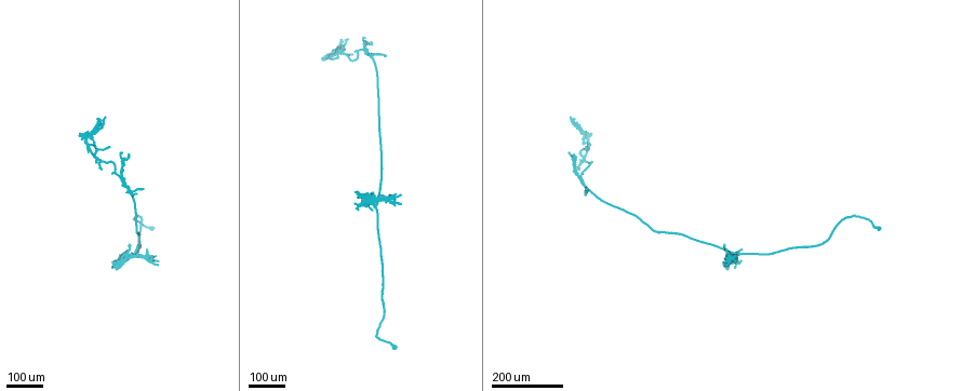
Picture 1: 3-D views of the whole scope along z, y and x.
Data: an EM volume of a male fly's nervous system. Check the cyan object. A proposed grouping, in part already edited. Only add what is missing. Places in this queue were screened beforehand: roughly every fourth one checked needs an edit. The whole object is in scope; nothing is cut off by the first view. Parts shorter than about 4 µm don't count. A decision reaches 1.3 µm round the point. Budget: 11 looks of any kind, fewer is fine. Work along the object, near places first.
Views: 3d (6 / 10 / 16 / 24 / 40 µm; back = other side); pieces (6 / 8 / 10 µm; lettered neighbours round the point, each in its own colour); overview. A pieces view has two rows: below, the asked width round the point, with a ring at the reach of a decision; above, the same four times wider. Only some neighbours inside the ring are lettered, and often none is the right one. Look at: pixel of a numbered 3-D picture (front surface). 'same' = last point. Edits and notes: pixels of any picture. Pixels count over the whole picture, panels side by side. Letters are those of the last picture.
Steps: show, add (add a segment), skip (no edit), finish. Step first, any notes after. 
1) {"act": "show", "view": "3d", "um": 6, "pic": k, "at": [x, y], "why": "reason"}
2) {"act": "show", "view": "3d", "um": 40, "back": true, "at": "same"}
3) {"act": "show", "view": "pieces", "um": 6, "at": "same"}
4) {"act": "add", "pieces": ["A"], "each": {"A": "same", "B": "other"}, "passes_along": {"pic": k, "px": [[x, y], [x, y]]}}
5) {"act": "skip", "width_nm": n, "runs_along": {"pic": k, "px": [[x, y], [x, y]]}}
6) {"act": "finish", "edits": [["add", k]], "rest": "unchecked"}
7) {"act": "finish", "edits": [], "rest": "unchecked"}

{"act": "show", "view": "3d", "um": 24, "pic": 1, "at": [375, 197], "why": "branch stops here"}

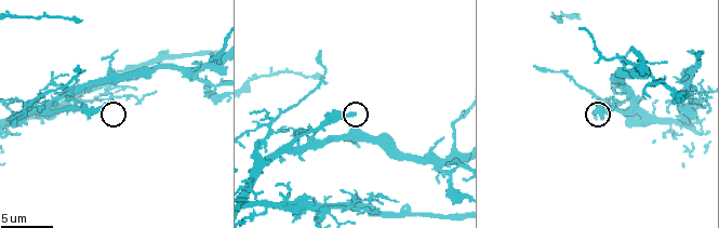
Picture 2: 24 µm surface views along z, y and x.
{"act": "show", "view": "pieces", "um": 6, "pic": 2, "at": [355, 113]}

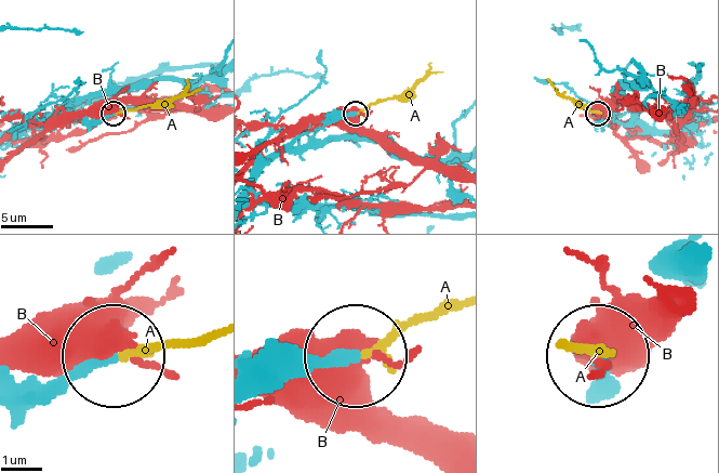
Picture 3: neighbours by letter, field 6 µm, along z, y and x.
{"act": "add", "pieces": ["A"], "each": {"A": "same", "B": "other"}, "passes_along": {"pic": 3, "px": [[257, 392], [382, 354], [454, 310]]}, "found": "it goes on there"}

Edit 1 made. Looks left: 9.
{"act": "show", "view": "3d", "um": 40, "pic": 1, "at": [342, 47], "why": "branch stops here"}

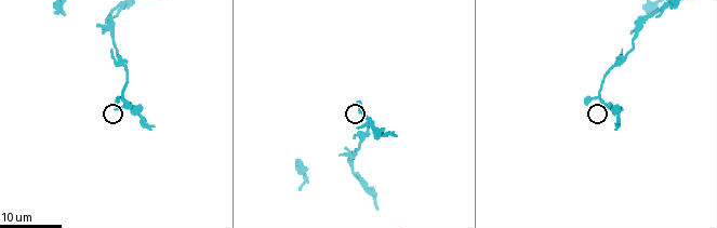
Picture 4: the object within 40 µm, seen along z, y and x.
{"act": "show", "view": "pieces", "um": 8, "pic": 4, "at": [359, 102]}

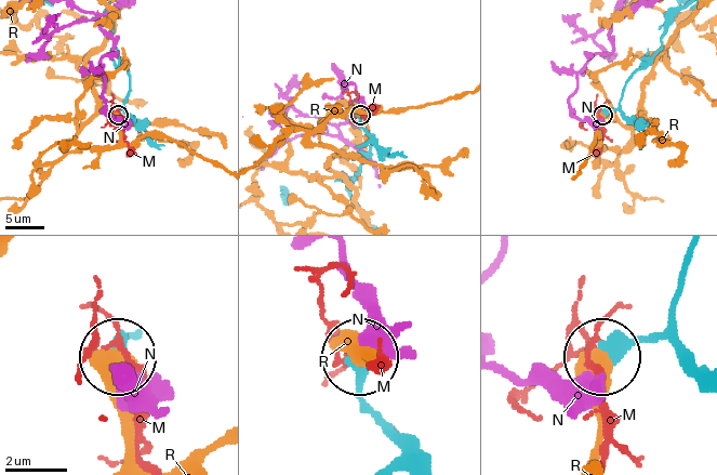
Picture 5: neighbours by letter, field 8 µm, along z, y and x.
{"act": "skip", "each": {"M": "other", "N": "other", "R": "other"}, "runs_along": {"pic": 5, "px": [[678, 11], [659, 50], [627, 81], [618, 106], [603, 113]]}, "found": "none of them fits"}

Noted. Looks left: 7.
{"act": "show", "view": "3d", "um": 24, "pic": 1, "at": [579, 128], "why": "long arm stops here"}

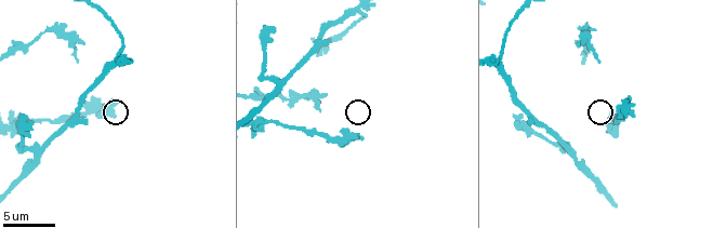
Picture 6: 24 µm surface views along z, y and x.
{"act": "show", "view": "pieces", "um": 8, "pic": 6, "at": [117, 103]}

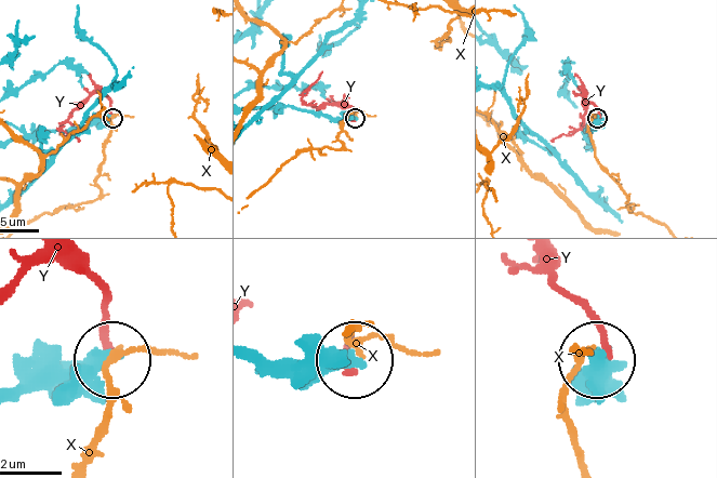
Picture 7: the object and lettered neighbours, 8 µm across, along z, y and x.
{"act": "skip", "width_nm": 390, "each": {"X": "other", "Y": "other"}, "found": "no lettered segment goes on from it"}

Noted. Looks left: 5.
{"act": "show", "view": "3d", "um": 40, "pic": 1, "at": [101, 158], "why": "tapers out"}

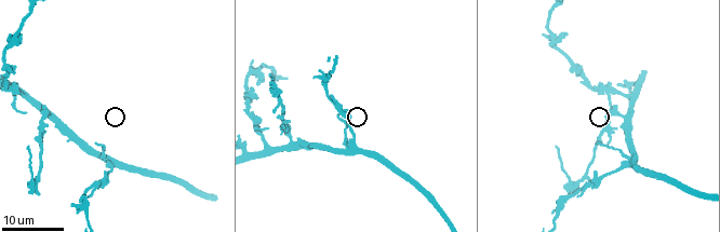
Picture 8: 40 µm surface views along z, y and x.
{"act": "show", "view": "pieces", "um": 6, "pic": 8, "at": [337, 115]}

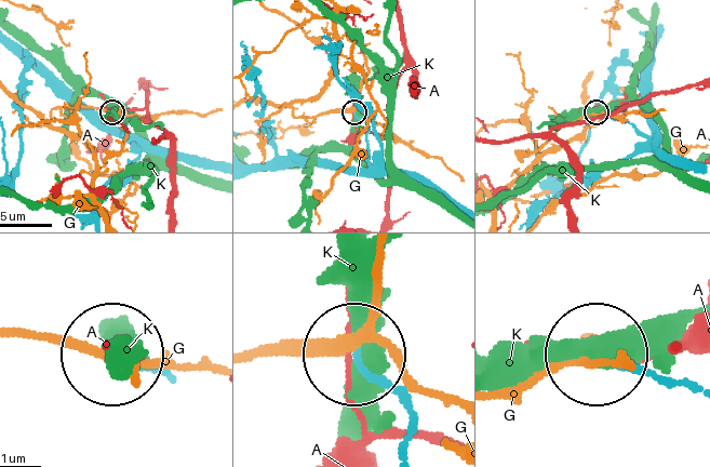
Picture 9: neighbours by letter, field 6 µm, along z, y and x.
{"act": "skip", "each": {"A": "other", "G": "other", "K": "other"}, "runs_along": {"pic": 9, "px": [[405, 451], [405, 410], [354, 361]]}, "found": "none of them fits"}

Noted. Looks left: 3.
{"act": "show", "view": "3d", "um": 40, "pic": 1, "at": [86, 136], "why": "free end"}

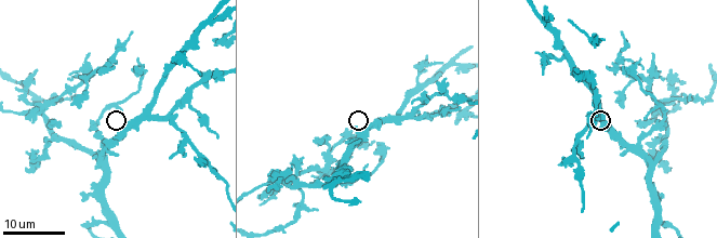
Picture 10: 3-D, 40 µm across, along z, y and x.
{"act": "show", "view": "pieces", "um": 10, "pic": 10, "at": [80, 107]}

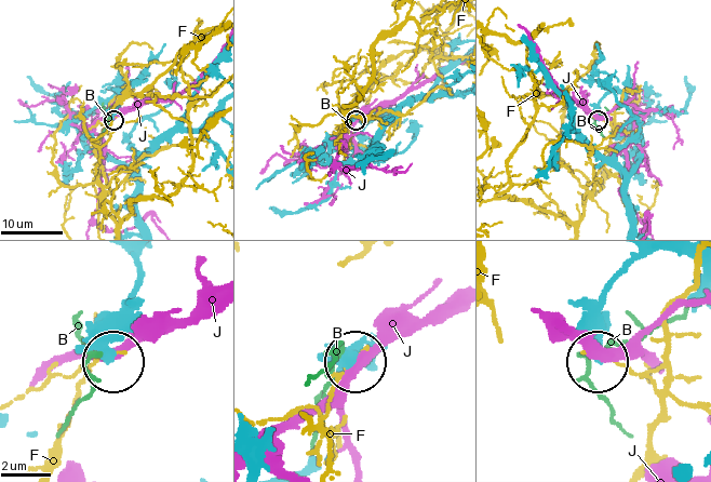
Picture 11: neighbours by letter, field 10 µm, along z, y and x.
{"act": "skip", "width_nm": 390, "each": {"B": "other", "F": "other", "J": "other"}, "runs_along": {"pic": 11, "px": [[136, 260], [136, 285], [113, 335], [111, 358]]}, "found": "no lettered segment goes on from it"}

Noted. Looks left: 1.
{"act": "finish", "edits": [["add", 3]], "rest": "unchecked"}

